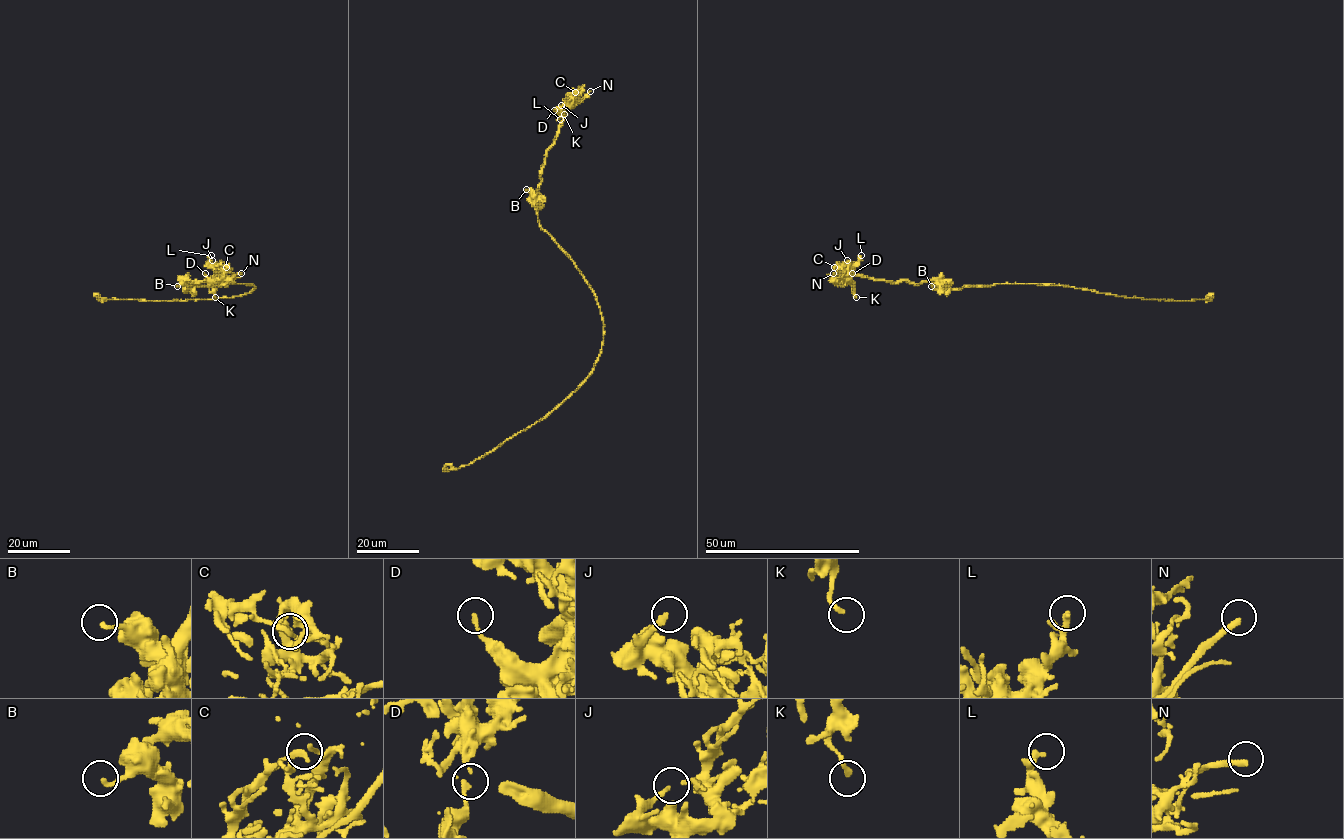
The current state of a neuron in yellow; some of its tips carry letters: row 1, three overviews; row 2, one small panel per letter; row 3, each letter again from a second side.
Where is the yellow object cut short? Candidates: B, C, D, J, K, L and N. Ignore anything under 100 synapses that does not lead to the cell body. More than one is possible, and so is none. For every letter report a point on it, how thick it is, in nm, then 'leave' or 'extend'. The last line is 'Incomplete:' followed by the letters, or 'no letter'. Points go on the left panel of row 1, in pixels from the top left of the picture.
B: place (177, 286); calibre 180 nm; leave
C: place (226, 267); calibre 200 nm; leave
D: place (205, 273); calibre 190 nm; leave
J: place (212, 260); calibre 200 nm; leave
K: place (215, 297); calibre 200 nm; leave
L: place (211, 255); calibre 190 nm; leave
N: place (241, 273); calibre 260 nm; extend
Incomplete: N

